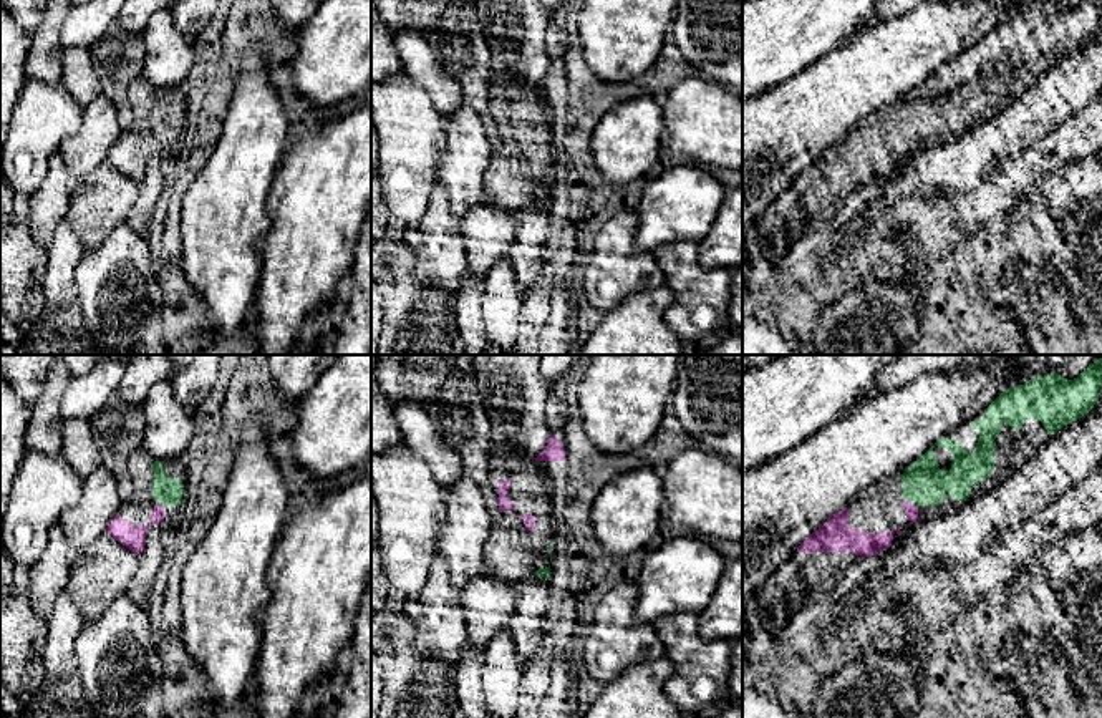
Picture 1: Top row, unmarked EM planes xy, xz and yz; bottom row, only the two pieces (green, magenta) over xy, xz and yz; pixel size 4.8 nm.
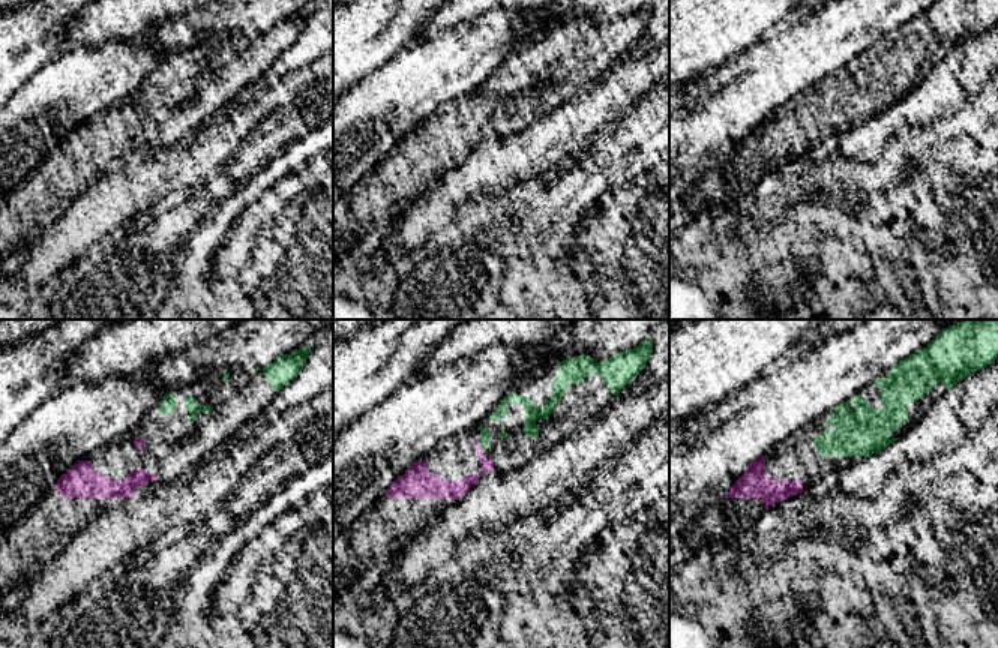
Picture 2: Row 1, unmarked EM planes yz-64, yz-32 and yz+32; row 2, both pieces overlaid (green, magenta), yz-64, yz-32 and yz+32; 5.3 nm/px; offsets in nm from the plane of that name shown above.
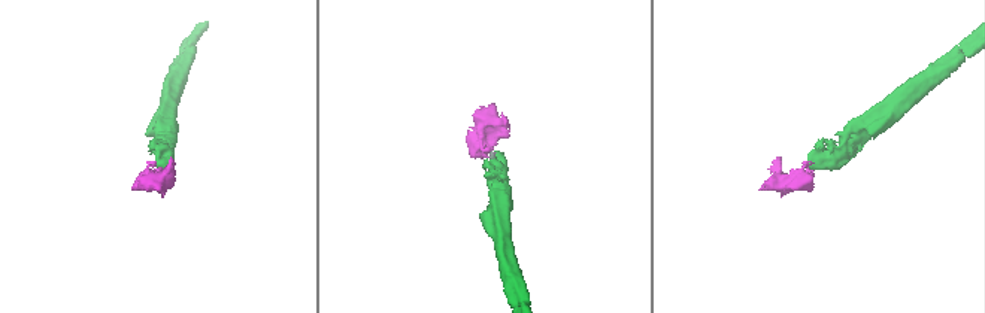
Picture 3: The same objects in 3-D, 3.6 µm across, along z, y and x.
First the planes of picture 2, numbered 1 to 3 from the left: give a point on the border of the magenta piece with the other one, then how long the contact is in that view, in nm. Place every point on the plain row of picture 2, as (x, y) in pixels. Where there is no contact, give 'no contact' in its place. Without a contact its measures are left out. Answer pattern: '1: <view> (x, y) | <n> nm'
1: no contact
2: no contact
3: no contact

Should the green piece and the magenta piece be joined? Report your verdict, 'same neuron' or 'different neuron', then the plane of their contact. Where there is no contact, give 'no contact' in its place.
same neuron; contact in yz

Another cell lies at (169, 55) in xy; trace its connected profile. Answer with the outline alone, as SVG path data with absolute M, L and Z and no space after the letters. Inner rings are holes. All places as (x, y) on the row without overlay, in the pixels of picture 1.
M169 8L151 15L143 32L146 60L143 76L166 96L174 96L192 70L192 40L182 35Z

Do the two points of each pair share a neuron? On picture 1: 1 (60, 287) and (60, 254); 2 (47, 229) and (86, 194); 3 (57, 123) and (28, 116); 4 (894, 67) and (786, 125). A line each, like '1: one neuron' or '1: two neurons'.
1: one neuron
2: two neurons
3: one neuron
4: one neuron

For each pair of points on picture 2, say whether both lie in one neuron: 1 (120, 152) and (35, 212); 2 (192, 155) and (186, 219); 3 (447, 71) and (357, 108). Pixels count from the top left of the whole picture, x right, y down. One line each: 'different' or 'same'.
1: same
2: different
3: same

